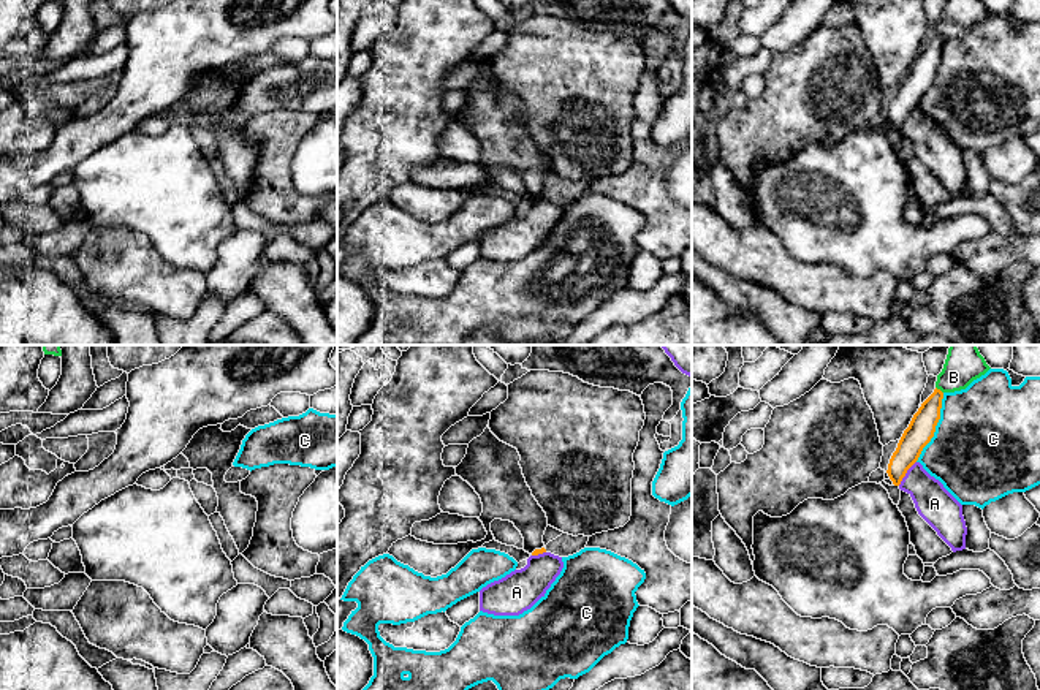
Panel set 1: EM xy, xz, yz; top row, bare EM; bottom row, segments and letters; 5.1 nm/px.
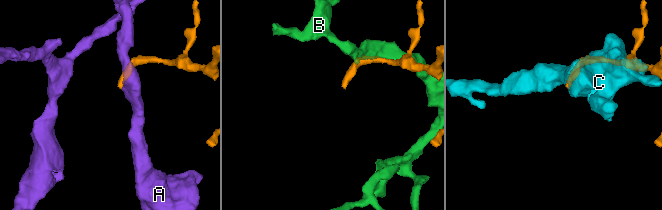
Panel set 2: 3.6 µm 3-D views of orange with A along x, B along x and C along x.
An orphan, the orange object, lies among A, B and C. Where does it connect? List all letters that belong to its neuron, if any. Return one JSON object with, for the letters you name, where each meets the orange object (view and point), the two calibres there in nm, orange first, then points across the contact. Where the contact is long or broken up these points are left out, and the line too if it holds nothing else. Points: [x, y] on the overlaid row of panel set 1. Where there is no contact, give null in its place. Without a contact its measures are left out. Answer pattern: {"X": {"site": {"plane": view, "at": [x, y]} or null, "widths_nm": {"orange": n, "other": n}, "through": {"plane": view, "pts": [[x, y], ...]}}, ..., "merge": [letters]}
{"merge": []}

